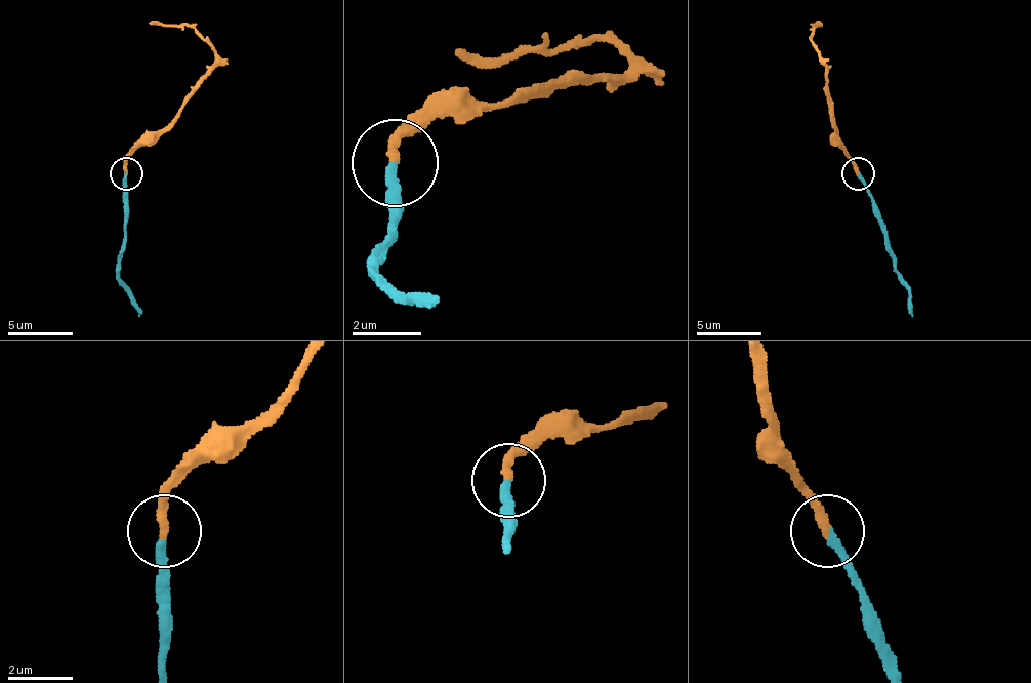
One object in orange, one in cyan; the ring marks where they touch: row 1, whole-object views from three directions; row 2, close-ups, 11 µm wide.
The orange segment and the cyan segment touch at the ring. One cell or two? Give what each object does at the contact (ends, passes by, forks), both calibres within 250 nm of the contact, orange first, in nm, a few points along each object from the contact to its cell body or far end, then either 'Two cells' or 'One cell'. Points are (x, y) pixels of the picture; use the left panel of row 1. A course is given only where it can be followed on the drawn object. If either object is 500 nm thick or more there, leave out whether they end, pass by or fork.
At the ring orange ends. At the ring cyan ends. Thickness 280 nm (orange) against 240 nm. Course of orange: (125, 174), (131, 155), (171, 119), (213, 63), (207, 43), (191, 27), (148, 24). Course of cyan: (125, 174), (125, 250), (119, 256), (119, 280), (138, 316). One cell

